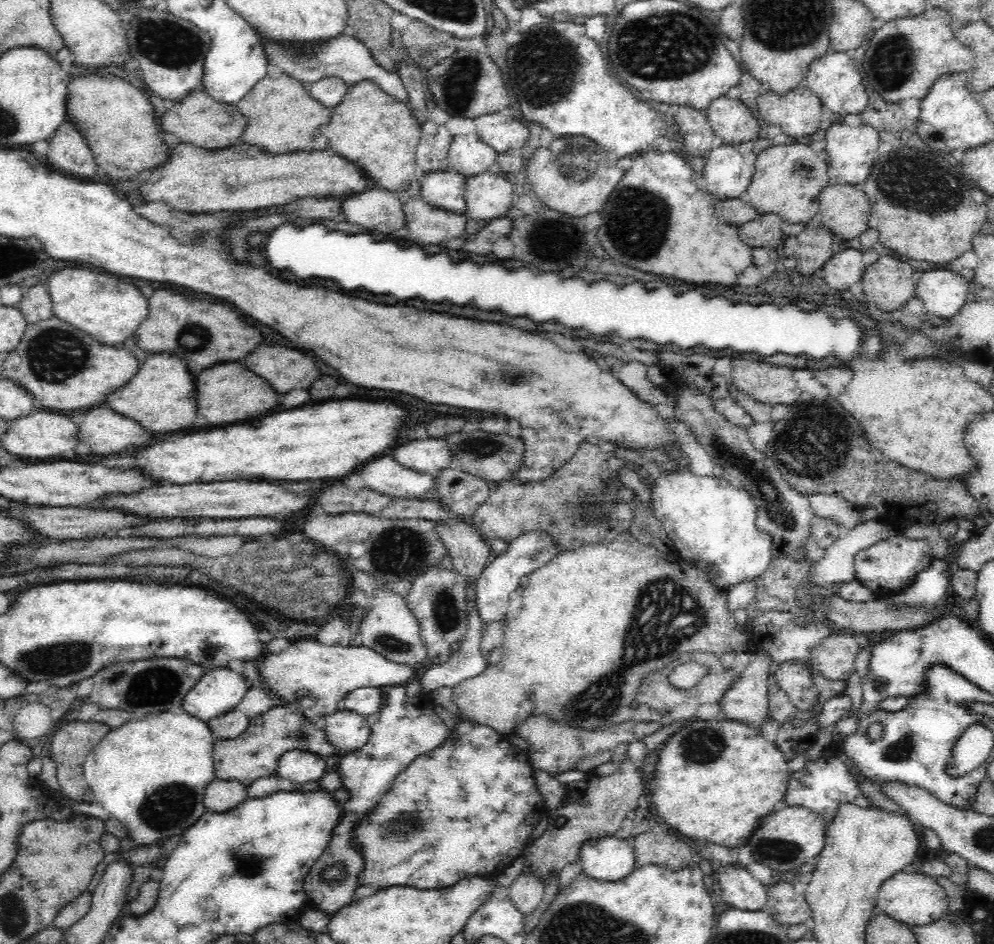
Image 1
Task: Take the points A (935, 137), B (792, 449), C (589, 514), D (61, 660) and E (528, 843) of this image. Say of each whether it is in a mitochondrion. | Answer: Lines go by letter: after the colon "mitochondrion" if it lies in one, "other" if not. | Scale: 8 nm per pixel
A: mitochondrion
B: mitochondrion
C: mitochondrion
D: mitochondrion
E: other

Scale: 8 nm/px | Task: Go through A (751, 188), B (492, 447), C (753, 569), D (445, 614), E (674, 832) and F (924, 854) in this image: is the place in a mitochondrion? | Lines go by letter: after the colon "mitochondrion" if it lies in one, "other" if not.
A: other
B: mitochondrion
C: other
D: mitochondrion
E: other
F: other

